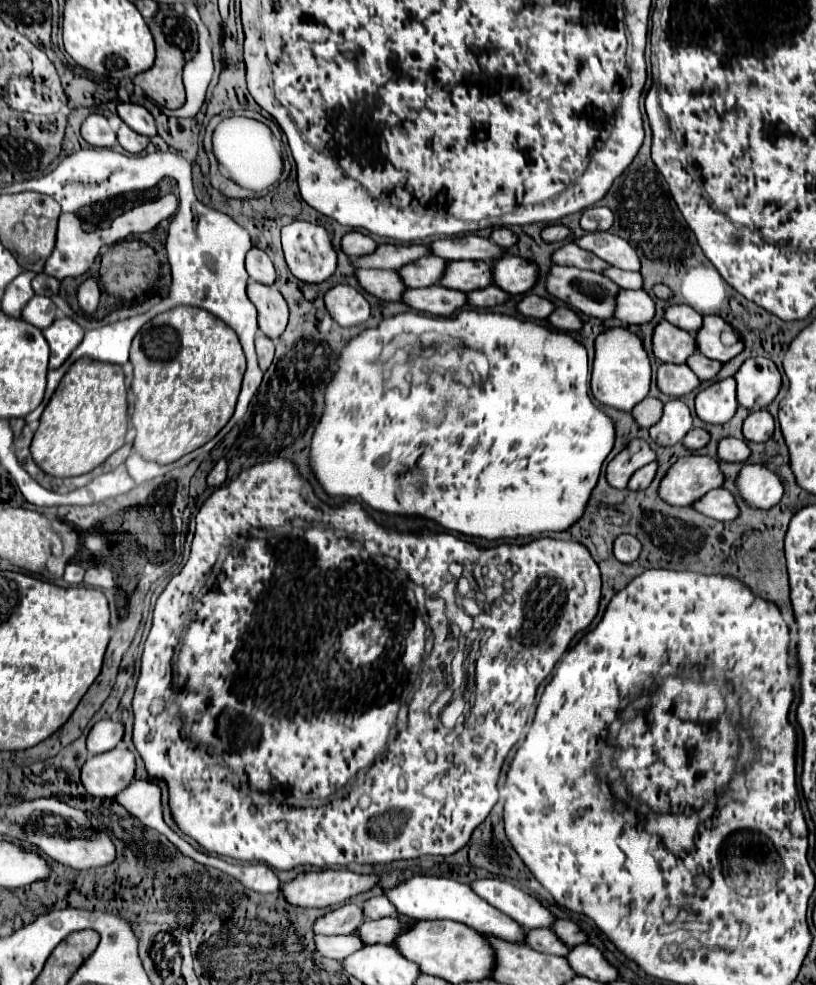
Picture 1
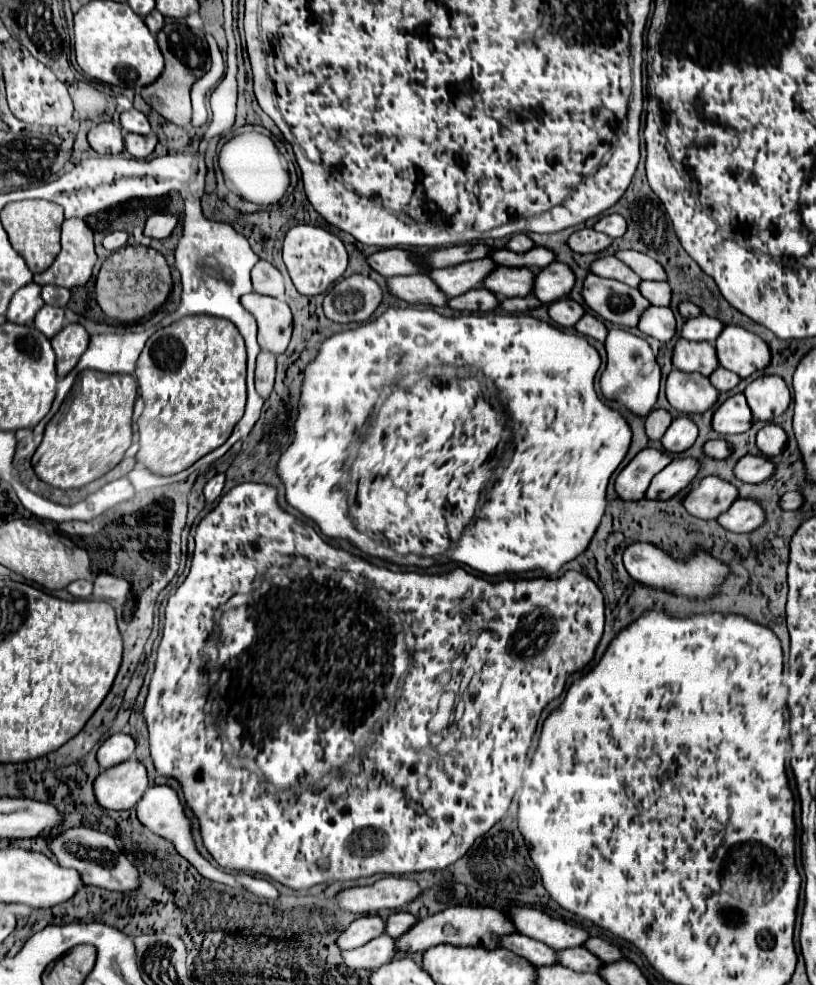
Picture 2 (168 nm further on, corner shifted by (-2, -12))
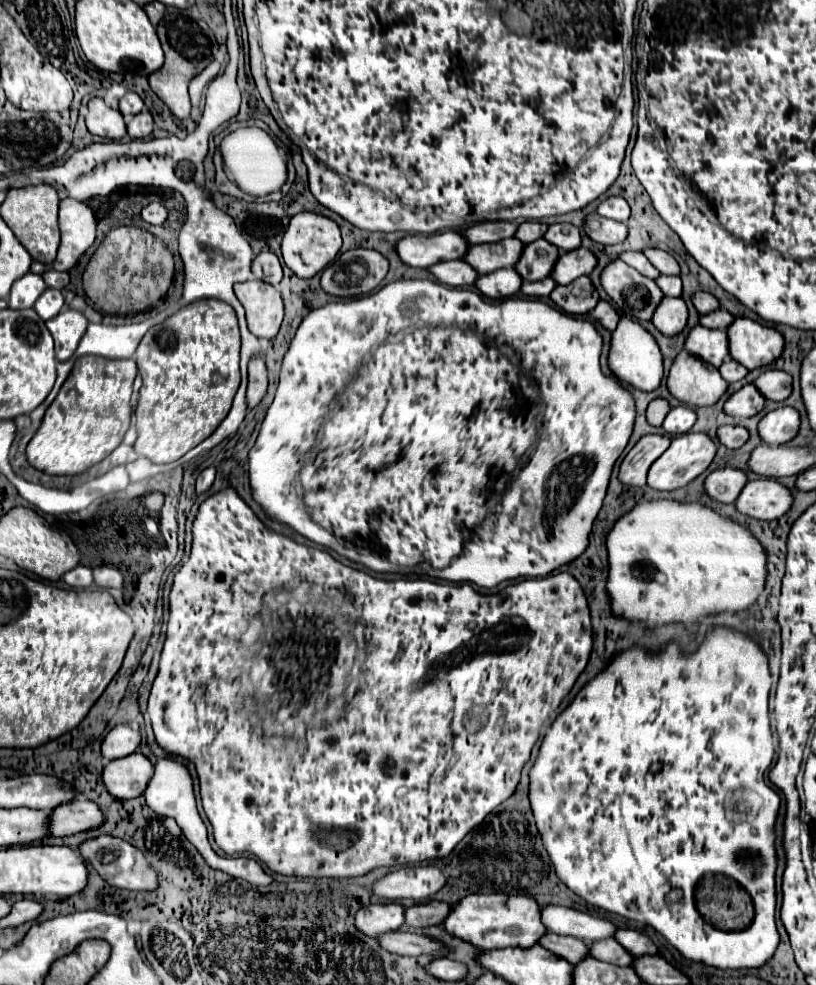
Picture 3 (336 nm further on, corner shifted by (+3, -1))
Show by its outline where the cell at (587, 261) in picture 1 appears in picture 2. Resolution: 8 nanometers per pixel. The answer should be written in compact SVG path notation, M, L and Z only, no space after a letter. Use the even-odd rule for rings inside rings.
M600 257L600 259L592 261L590 273L604 277L604 279L622 281L630 287L638 287L638 283L640 283L640 277L632 269L628 269L624 263L620 263L616 257Z

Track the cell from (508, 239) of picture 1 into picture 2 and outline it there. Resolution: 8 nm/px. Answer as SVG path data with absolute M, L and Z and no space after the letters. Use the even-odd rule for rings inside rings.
M512 235L512 239L506 243L506 249L514 251L514 253L524 253L532 247L534 247L534 243L526 235Z

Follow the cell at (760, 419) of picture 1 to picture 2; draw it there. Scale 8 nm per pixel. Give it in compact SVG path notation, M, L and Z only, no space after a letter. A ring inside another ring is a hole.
M768 423L766 427L762 427L756 435L756 445L766 457L780 455L784 449L784 443L786 443L786 433L782 431L782 427L774 423Z

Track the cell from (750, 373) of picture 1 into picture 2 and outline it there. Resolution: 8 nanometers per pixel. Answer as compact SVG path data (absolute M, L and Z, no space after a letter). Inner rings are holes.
M762 375L754 379L744 389L744 395L748 399L754 419L758 421L772 421L780 417L790 405L788 387L778 375Z

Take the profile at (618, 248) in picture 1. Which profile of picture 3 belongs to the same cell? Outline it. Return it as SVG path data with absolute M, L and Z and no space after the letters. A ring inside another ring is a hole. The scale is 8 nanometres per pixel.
M647 248L645 256L651 260L651 264L661 272L661 274L679 274L679 262L665 250L657 250L657 248Z

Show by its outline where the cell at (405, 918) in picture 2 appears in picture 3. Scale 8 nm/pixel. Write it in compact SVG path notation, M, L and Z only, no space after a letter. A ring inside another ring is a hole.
M427 900L415 906L409 906L405 912L405 924L413 928L427 928L427 926L439 926L449 916L451 906L439 900Z

